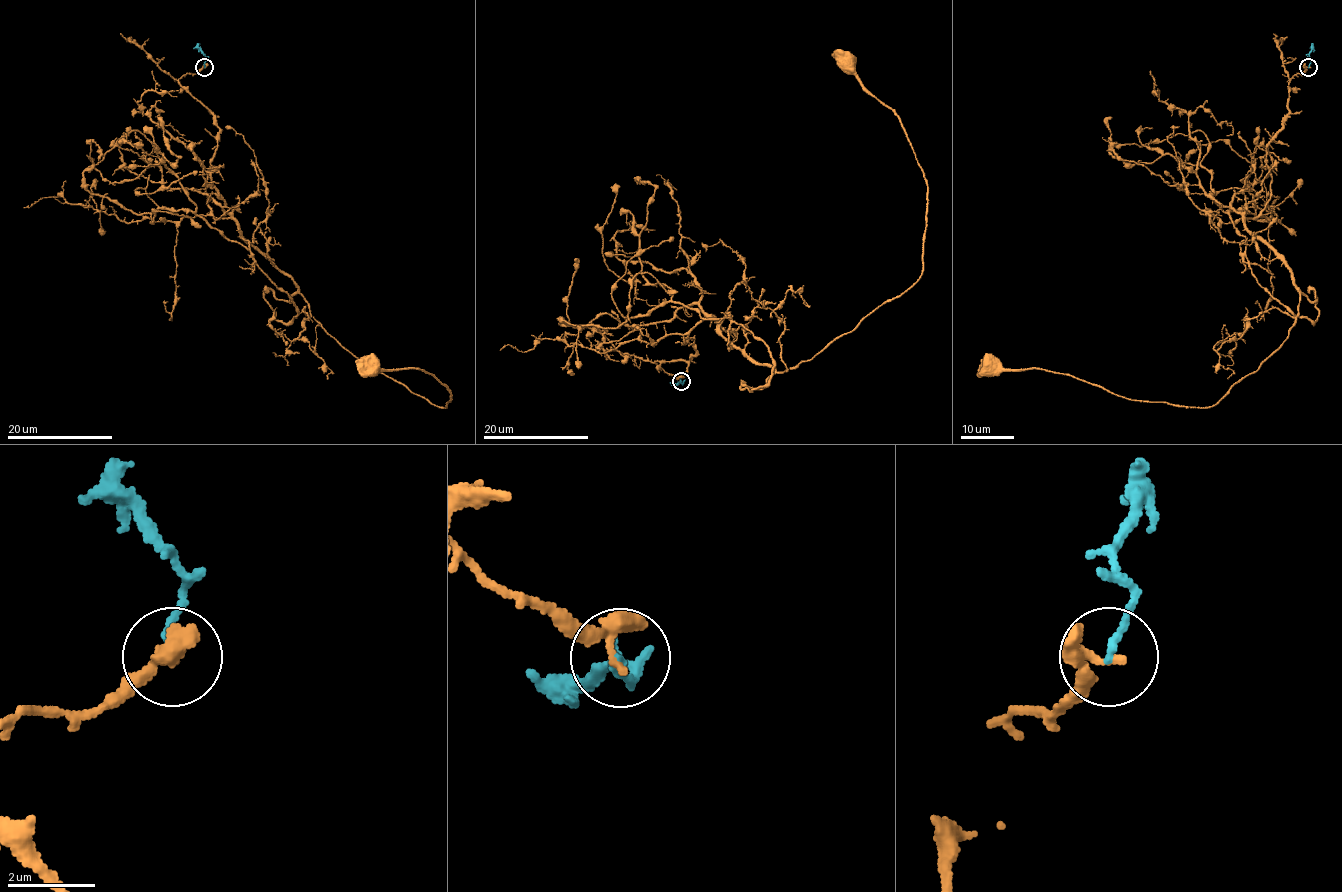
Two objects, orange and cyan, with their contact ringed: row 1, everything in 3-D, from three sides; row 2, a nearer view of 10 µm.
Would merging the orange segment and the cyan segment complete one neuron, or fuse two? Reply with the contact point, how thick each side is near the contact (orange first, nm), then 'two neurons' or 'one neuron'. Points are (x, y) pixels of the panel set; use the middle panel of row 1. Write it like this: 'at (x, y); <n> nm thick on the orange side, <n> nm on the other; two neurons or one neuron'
at (681, 381); 220 nm thick on the orange side, 170 nm on the other; two neurons

